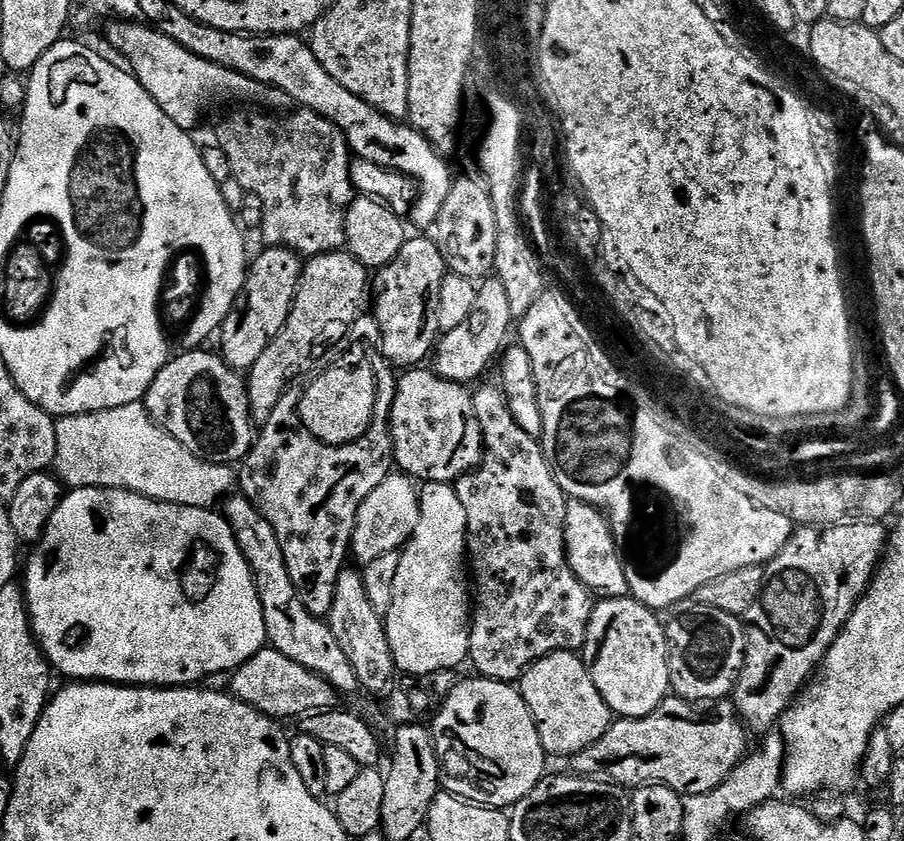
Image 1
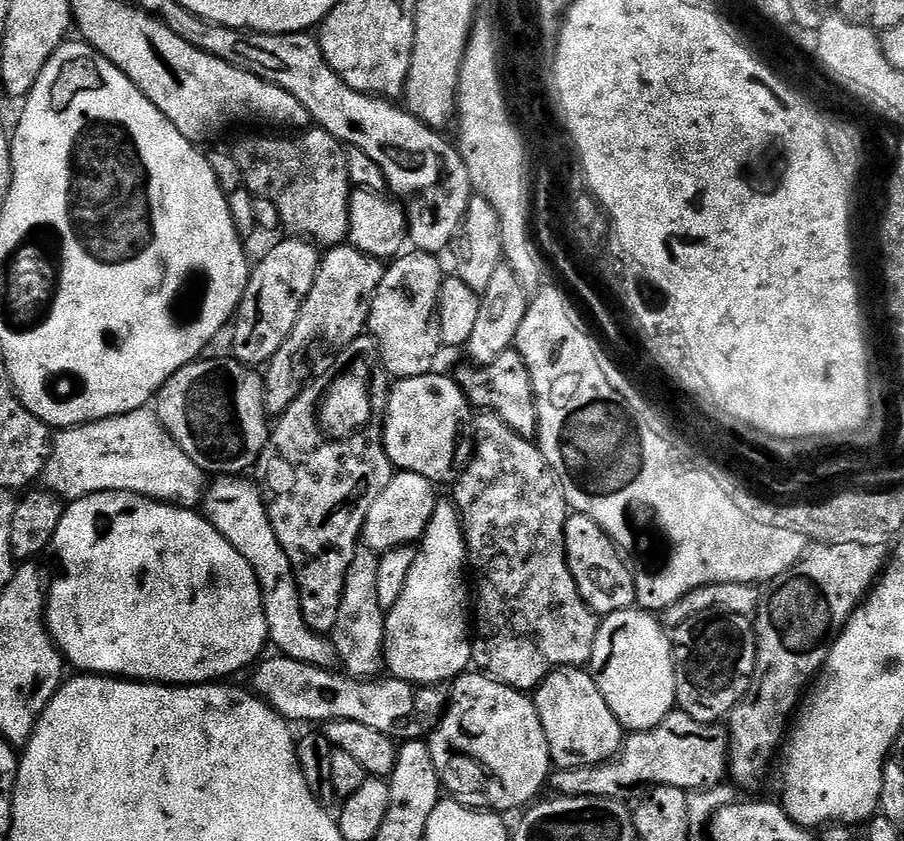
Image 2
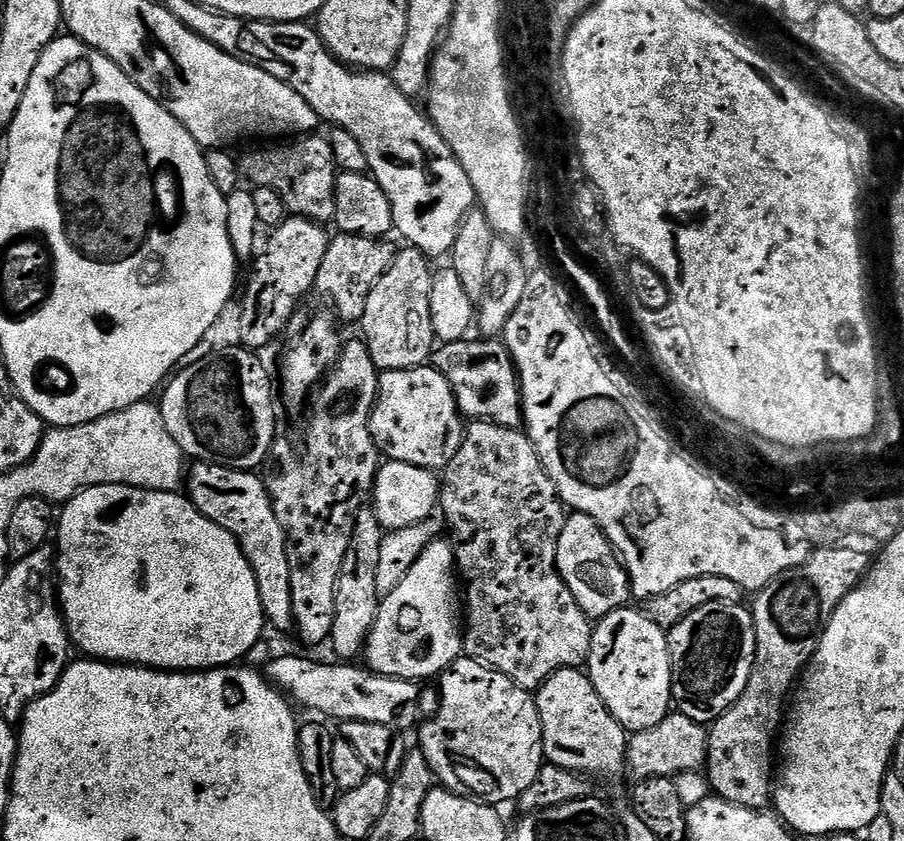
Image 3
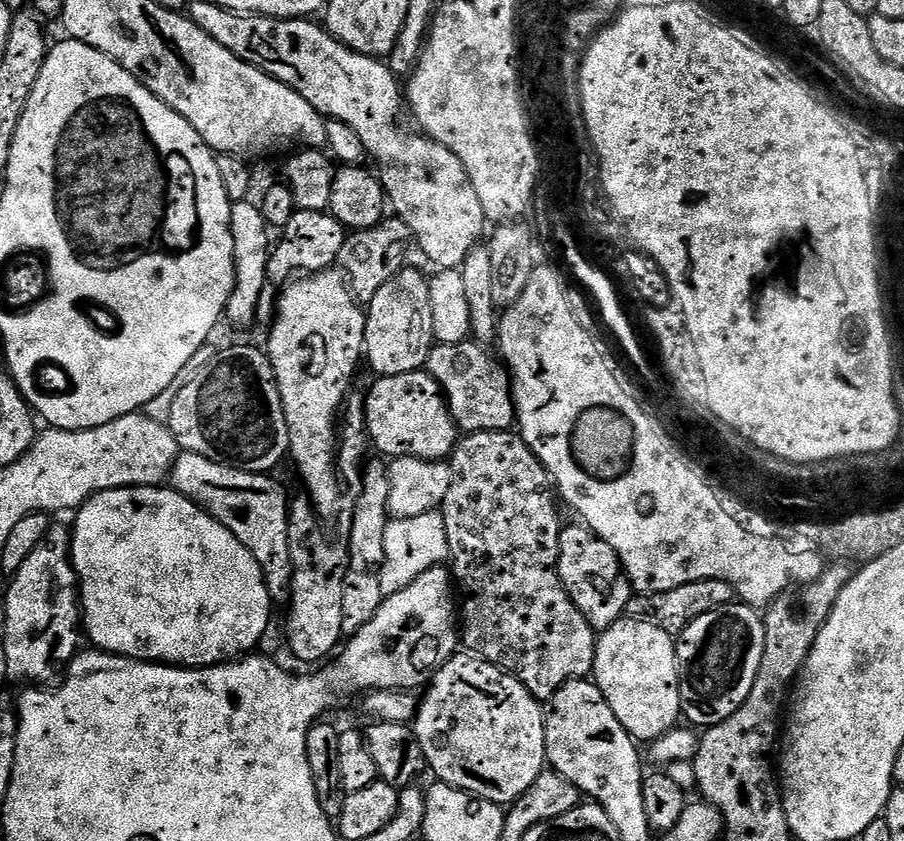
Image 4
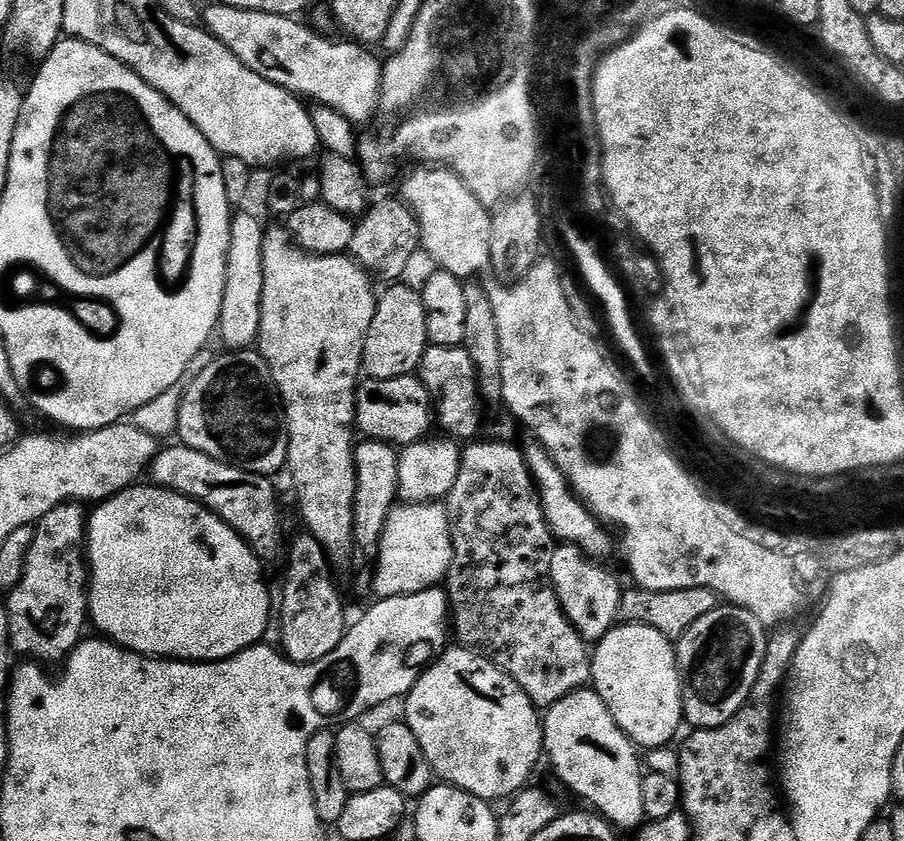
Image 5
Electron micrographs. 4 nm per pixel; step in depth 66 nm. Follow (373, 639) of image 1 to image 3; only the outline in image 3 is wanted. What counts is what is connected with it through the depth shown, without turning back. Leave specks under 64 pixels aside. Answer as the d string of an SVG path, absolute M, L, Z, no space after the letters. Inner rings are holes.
M368 506L361 508L359 514L356 515L354 534L338 578L334 626L330 637L330 645L332 644L333 650L336 651L335 659L337 661L356 662L361 659L370 630L378 618L382 599L380 563L382 562L382 542L385 535L384 527L378 522L372 508Z

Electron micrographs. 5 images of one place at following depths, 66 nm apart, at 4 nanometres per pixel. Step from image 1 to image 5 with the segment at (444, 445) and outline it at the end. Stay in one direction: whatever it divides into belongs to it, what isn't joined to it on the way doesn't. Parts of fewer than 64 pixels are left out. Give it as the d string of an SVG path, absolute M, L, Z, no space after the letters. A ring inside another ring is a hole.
M419 375L402 378L364 378L356 389L356 423L361 437L381 440L393 446L416 444L425 439L434 428L432 400L426 386L422 386Z

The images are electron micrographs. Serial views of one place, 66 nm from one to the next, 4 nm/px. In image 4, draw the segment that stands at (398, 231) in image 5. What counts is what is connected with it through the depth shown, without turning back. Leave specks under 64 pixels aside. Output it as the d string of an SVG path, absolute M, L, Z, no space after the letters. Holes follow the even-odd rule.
M385 218L372 228L362 228L345 235L338 261L357 301L367 302L405 267L412 231L399 218Z

